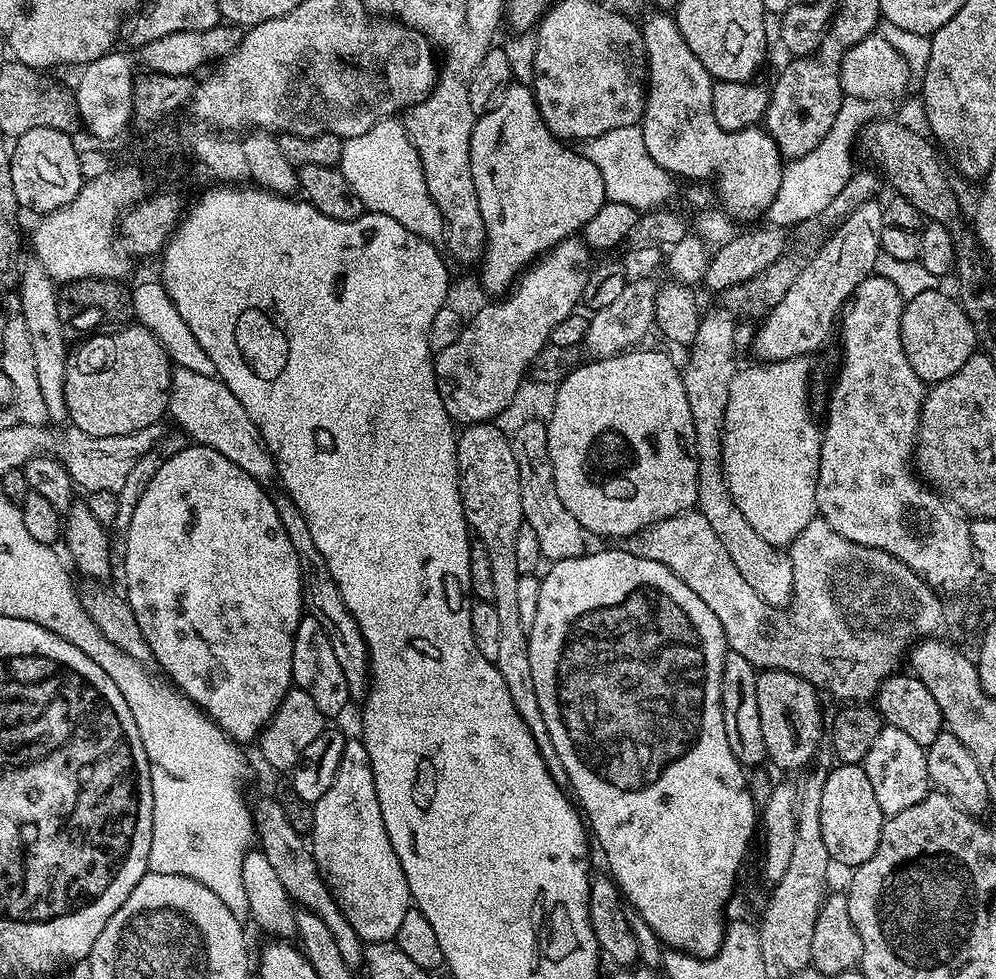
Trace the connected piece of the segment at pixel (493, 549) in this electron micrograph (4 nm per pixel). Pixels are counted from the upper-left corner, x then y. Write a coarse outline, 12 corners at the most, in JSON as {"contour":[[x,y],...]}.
{"contour":[[459,433],[471,535],[486,550],[502,629],[495,666],[553,778],[564,767],[534,694],[518,618],[515,551],[524,523],[509,433]]}

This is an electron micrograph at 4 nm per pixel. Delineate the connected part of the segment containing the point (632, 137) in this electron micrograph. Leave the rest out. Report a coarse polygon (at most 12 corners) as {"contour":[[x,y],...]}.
{"contour":[[622,126],[587,141],[608,200],[659,209],[674,177]]}

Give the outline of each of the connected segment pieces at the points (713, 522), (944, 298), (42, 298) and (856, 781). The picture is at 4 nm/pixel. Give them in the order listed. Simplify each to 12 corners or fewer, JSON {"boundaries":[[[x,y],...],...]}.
{"boundaries":[[[700,317],[686,402],[694,418],[698,511],[771,608],[795,592],[792,559],[734,502],[722,438],[737,317]],[[936,288],[906,300],[902,350],[925,385],[977,348],[959,299]],[[23,265],[18,312],[30,330],[48,419],[68,420],[57,285]],[[841,763],[822,786],[822,842],[855,870],[886,817],[864,767]]]}

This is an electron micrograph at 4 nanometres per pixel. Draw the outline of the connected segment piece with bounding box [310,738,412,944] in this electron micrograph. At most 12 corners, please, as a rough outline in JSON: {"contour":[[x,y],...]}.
{"contour":[[345,741],[312,856],[366,944],[412,906],[369,754]]}

